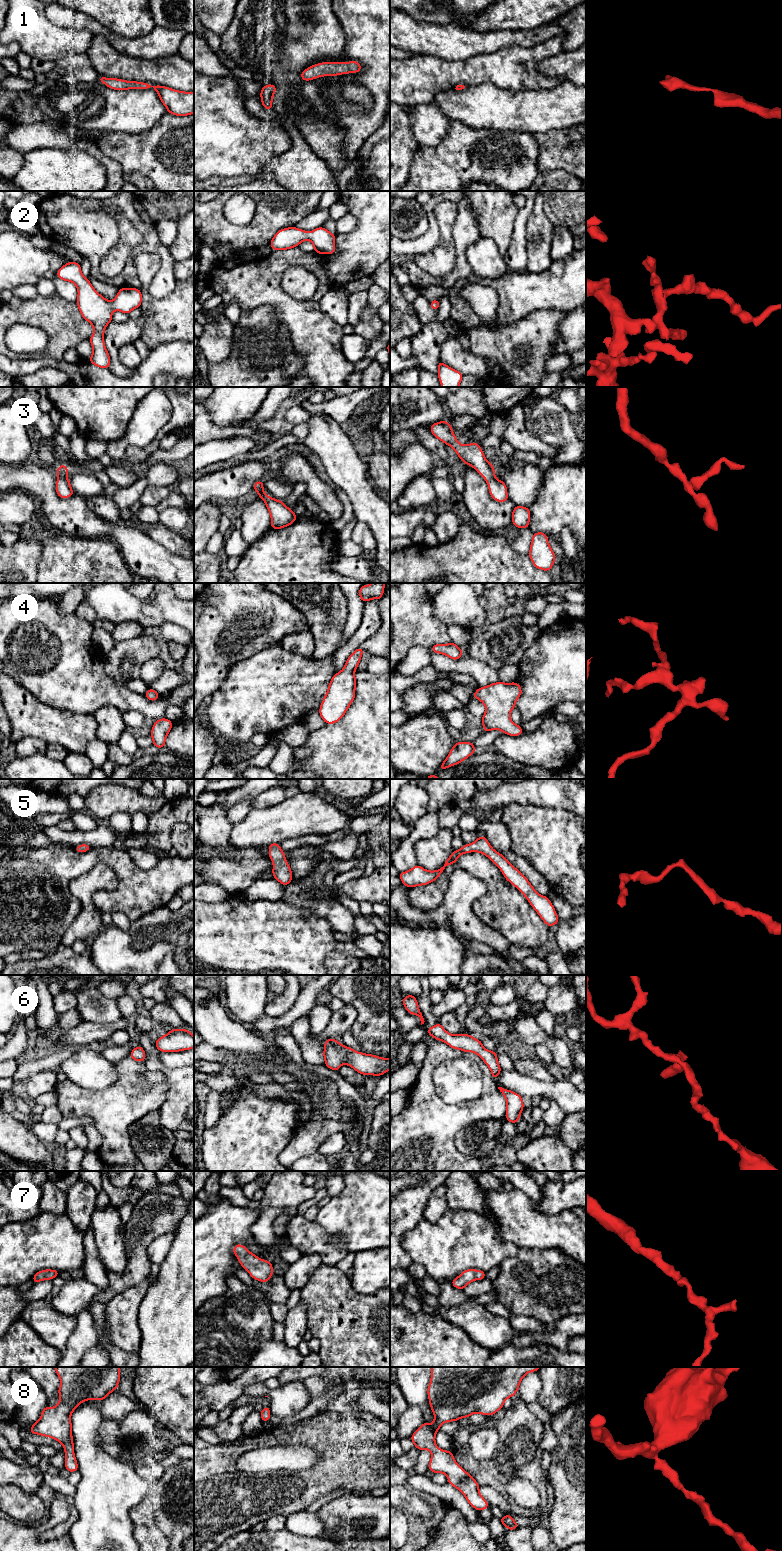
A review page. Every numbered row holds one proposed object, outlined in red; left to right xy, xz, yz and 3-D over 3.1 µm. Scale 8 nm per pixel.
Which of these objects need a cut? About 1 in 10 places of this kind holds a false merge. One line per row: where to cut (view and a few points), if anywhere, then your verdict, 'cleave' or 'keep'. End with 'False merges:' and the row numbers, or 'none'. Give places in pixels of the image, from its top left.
1: cut none; keep
2: cut none; keep
3: cut none; keep
4: cut none; keep
5: cut none; keep
6: cut none; keep
7: cut none; keep
8: cut none; keep
False merges: none

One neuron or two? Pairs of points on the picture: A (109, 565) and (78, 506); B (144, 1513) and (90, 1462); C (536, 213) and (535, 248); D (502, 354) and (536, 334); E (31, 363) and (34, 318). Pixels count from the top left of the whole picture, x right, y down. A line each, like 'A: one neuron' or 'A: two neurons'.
A: two neurons
B: two neurons
C: one neuron
D: one neuron
E: two neurons

